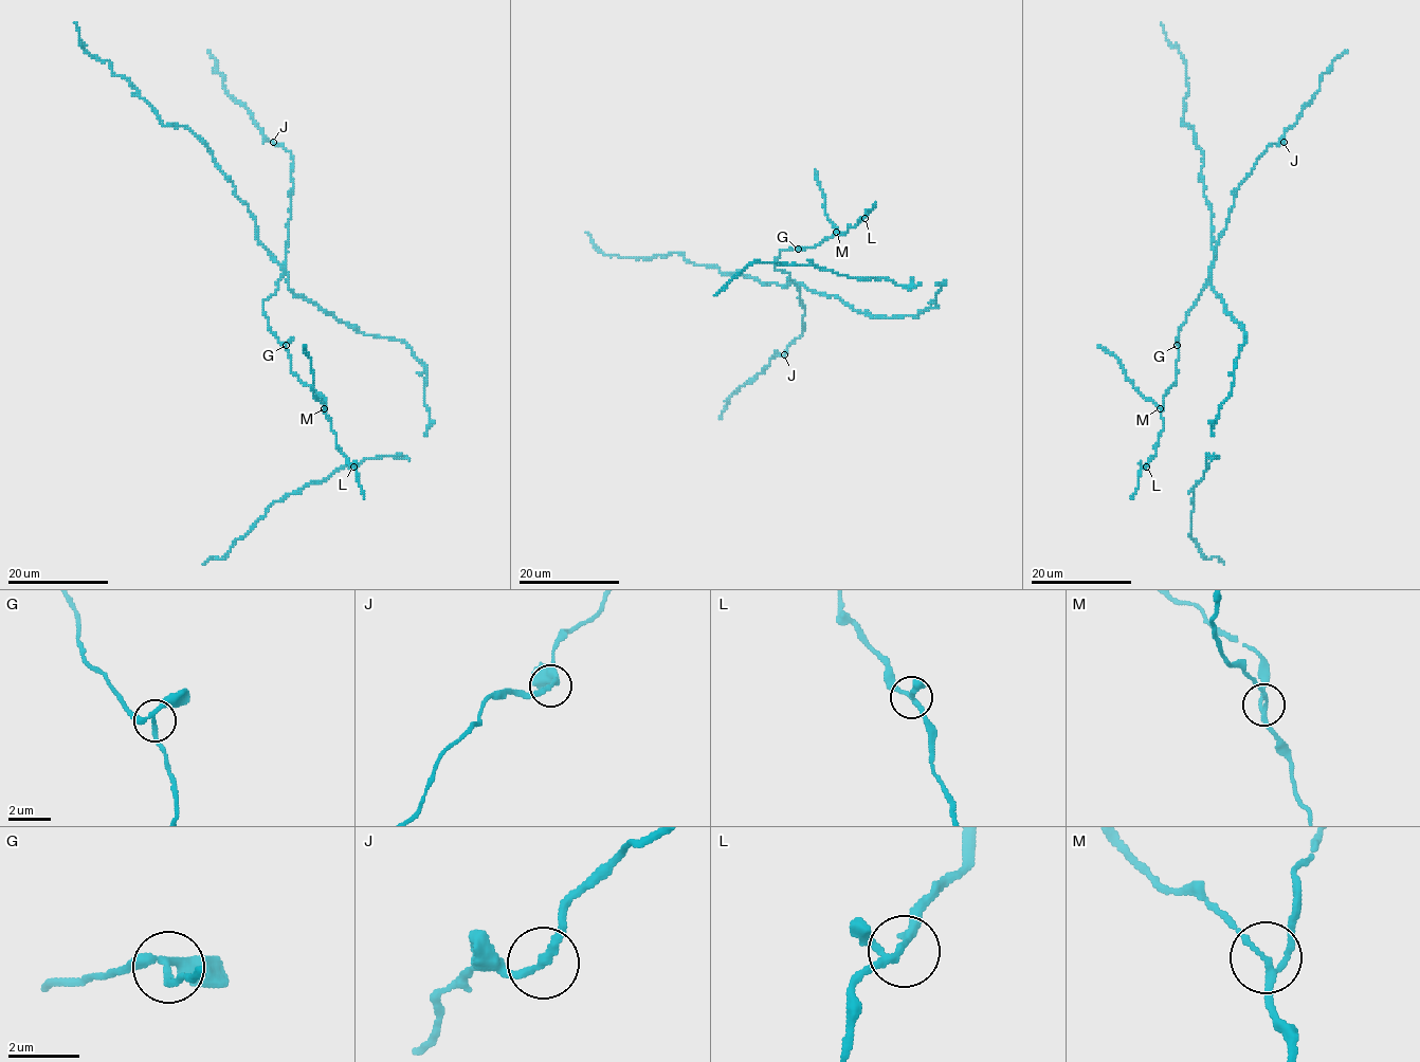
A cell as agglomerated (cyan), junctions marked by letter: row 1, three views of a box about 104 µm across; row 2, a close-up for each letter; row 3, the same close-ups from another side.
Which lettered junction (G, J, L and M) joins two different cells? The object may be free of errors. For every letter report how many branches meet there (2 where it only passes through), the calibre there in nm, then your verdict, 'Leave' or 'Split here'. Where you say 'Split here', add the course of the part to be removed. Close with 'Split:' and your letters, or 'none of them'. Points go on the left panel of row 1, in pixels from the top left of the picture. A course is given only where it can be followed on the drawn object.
G: Branches: 3. Thickness 200 nm. Leave
J: Branches: 2. Thickness 200 nm. Leave
L: Branches: 3. Thickness 160 nm. Leave
M: Branches: 3. Thickness 150 nm. Leave
Split: none of them

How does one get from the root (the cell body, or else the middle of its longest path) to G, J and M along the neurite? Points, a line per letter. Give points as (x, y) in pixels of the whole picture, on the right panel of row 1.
G: (1239, 326), (1212, 288), (1211, 271), (1206, 285), (1179, 330), (1177, 344)
J: (1239, 326), (1212, 288), (1216, 246), (1226, 224), (1235, 190), (1266, 148), (1284, 142)
M: (1239, 326), (1212, 288), (1211, 271), (1206, 285), (1179, 330), (1177, 381), (1164, 396), (1160, 408)

